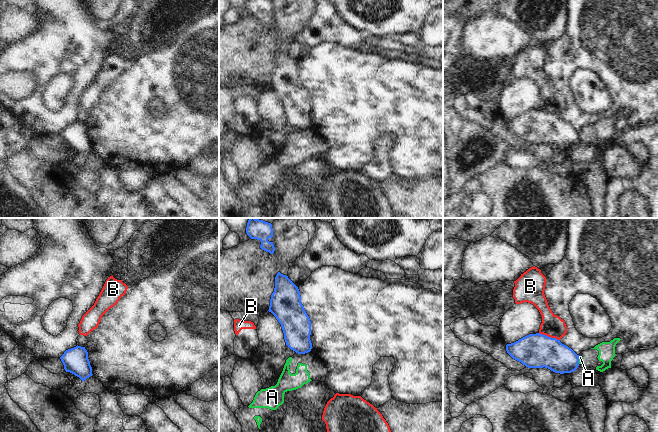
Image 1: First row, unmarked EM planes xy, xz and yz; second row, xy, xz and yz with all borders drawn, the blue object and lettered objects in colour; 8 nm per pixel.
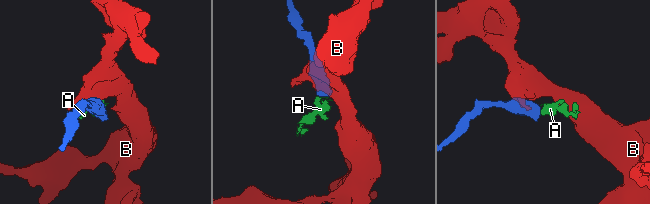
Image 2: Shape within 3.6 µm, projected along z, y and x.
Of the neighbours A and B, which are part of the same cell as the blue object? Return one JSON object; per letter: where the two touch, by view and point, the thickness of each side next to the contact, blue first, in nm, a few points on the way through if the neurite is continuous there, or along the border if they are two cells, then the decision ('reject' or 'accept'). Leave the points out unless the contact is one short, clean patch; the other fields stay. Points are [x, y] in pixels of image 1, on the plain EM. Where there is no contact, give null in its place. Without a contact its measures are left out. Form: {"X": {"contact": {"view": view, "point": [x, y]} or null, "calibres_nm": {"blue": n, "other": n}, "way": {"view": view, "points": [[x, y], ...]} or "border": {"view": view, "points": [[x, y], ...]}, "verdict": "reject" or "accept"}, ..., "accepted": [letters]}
{"A": {"contact": {"view": "yz", "point": [578, 136]}, "calibres_nm": {"blue": 240, "other": 30}, "verdict": "reject"}, "B": {"contact": {"view": "yz", "point": [549, 113]}, "calibres_nm": {"blue": 280, "other": 180}, "border": {"view": "yz", "points": [[539, 108], [559, 116]]}, "verdict": "reject"}, "accepted": []}

